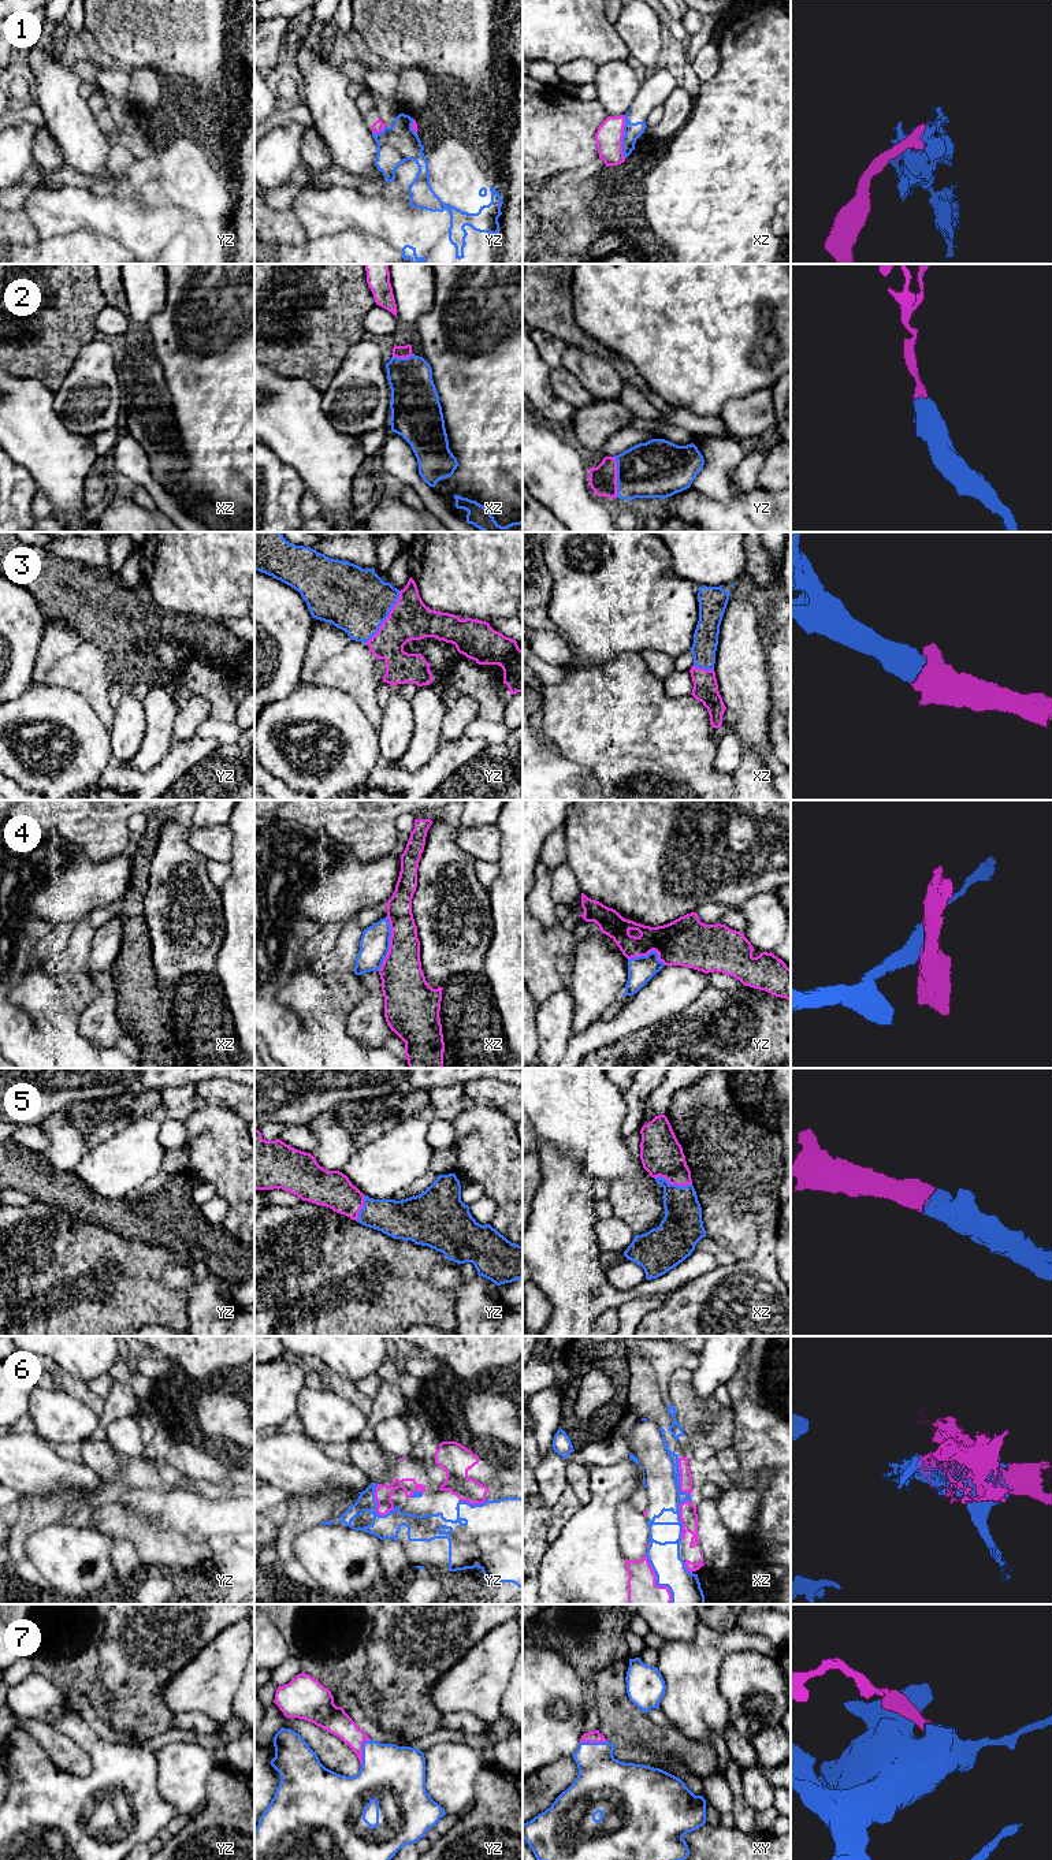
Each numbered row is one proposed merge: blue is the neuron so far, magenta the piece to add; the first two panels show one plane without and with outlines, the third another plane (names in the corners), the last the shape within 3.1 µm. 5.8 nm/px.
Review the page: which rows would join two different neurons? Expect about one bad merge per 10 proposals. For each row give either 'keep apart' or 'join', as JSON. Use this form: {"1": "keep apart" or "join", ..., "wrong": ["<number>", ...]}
{"1": "keep apart", "2": "join", "3": "join", "4": "keep apart", "5": "join", "6": "join", "7": "join", "wrong": ["1", "4"]}

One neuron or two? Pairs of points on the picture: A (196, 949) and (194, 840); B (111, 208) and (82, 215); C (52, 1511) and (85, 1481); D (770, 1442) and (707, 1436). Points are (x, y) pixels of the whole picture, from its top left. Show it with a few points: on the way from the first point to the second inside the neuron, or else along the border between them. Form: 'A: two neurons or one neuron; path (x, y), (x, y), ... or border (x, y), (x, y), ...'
A: two neurons; border (188, 826), (186, 841), (208, 859)
B: one neuron; path (104, 215), (89, 215)
C: two neurons; border (89, 1491), (80, 1490), (43, 1495)
D: two neurons; border (731, 1407), (733, 1414), (732, 1446)

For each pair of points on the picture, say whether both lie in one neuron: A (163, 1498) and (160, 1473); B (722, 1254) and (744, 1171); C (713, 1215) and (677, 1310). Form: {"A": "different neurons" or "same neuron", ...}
{"A": "different neurons", "B": "different neurons", "C": "different neurons"}

